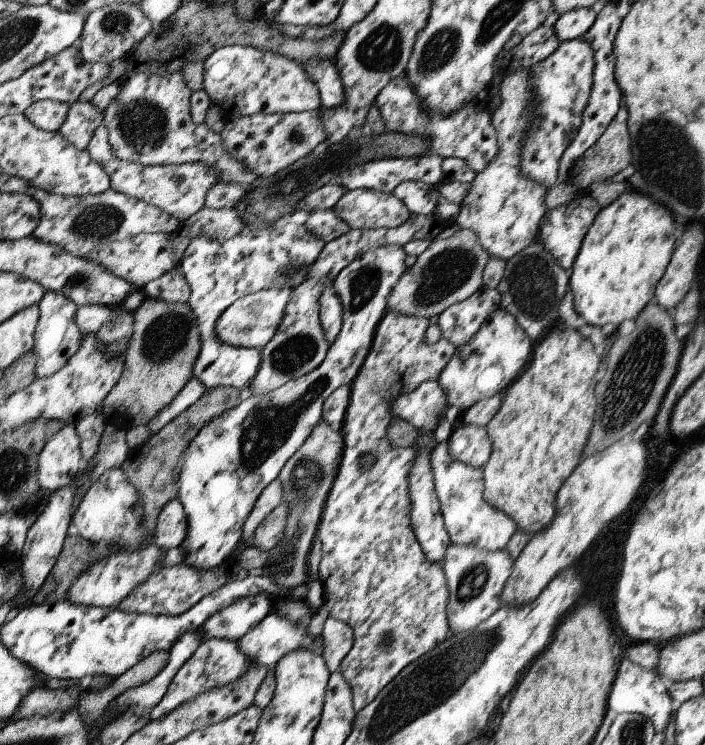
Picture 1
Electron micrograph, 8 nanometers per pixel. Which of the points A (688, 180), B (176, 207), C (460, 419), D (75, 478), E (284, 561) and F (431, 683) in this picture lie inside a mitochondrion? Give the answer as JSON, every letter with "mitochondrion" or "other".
{"A":"mitochondrion","B":"other","C":"other","D":"other","E":"mitochondrion","F":"mitochondrion"}

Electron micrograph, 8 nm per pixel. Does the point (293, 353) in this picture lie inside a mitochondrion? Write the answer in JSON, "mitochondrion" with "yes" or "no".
{"mitochondrion":"yes"}

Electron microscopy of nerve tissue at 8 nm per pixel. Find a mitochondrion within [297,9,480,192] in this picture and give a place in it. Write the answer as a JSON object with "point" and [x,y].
{"point":[380,51]}

